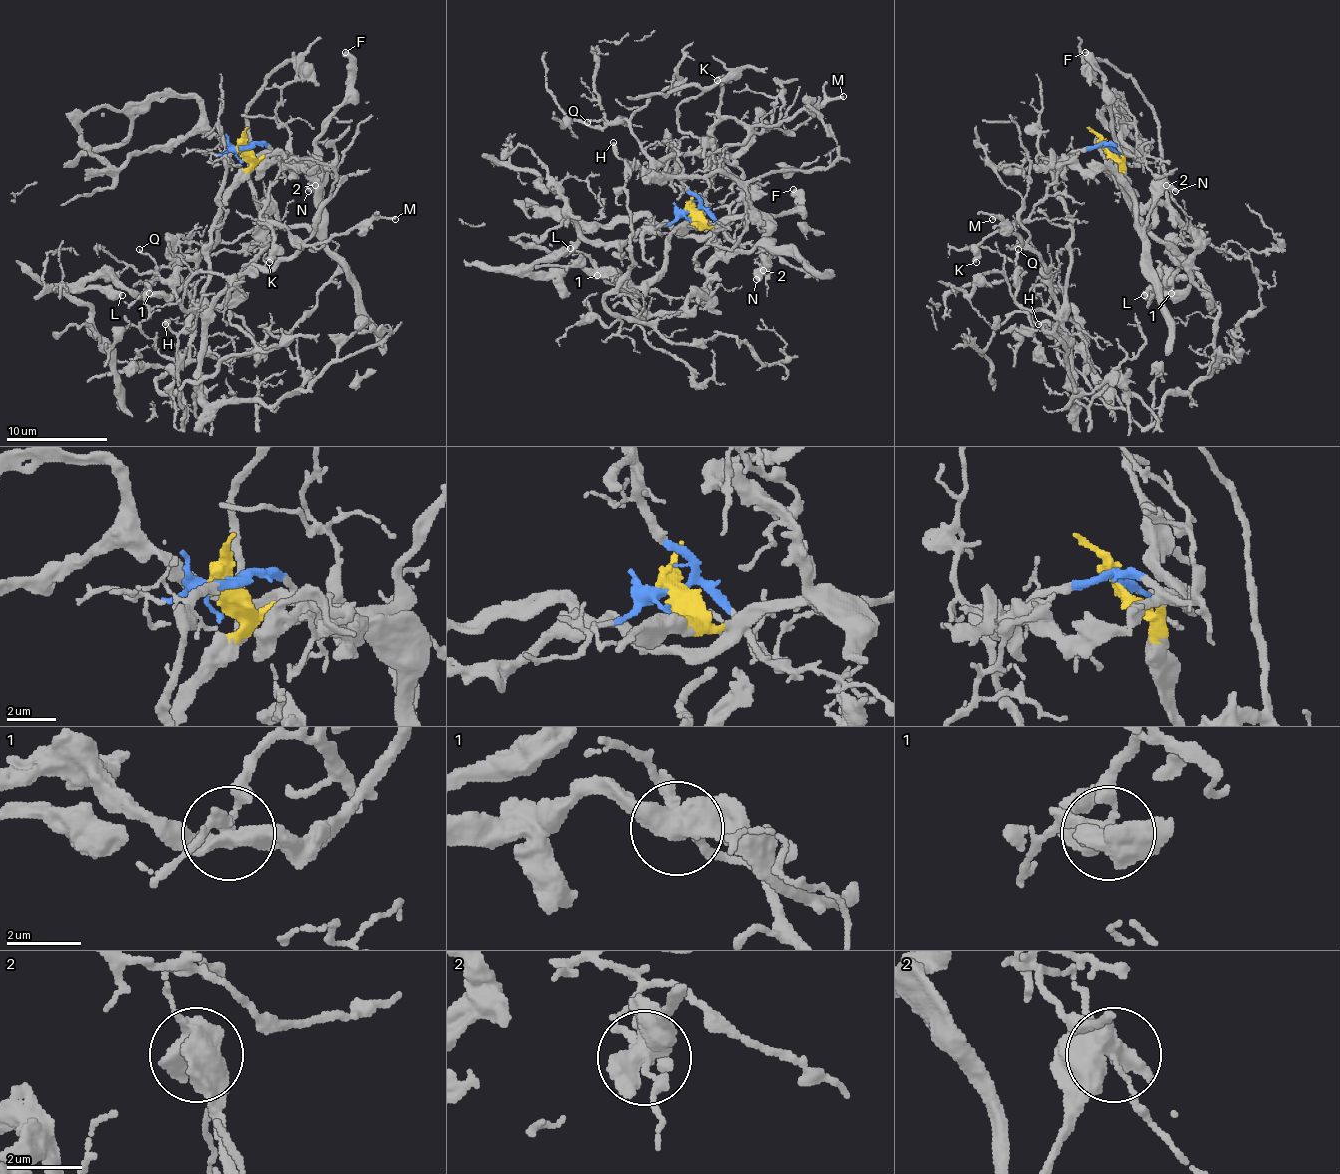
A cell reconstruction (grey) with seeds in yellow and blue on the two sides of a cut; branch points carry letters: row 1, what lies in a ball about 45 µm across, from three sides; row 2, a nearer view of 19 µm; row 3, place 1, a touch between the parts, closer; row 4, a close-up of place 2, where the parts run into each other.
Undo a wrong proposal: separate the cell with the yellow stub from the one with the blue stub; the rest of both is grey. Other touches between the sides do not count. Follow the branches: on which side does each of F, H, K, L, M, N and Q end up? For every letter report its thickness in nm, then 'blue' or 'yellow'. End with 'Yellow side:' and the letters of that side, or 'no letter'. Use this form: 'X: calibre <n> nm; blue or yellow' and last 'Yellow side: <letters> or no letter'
F: calibre 460 nm; yellow
H: calibre 320 nm; blue
K: calibre 440 nm; blue
L: calibre 480 nm; yellow
M: calibre 200 nm; blue
N: calibre 440 nm; yellow
Q: calibre 160 nm; blue
Yellow side: F, L, N

